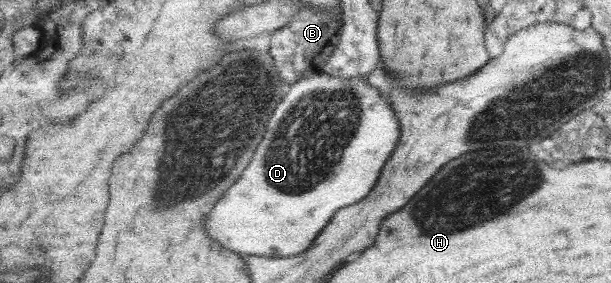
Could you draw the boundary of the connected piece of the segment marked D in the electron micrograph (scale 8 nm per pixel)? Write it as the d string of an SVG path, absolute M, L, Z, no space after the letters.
M324 70L322 76L302 78L276 108L270 118L266 140L254 154L254 162L242 174L244 178L230 188L230 194L218 200L218 208L210 212L206 228L214 240L226 244L226 248L234 252L248 252L244 254L246 256L288 257L302 254L315 243L341 208L359 203L370 194L400 142L401 120L390 97L368 85L366 78L343 79L330 76Z

